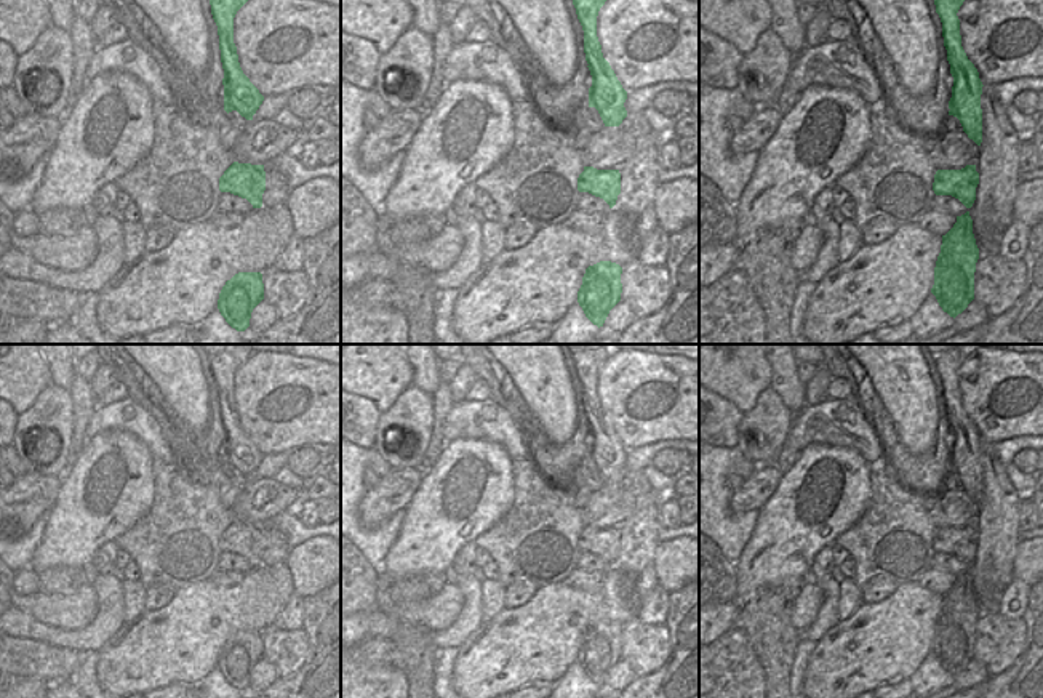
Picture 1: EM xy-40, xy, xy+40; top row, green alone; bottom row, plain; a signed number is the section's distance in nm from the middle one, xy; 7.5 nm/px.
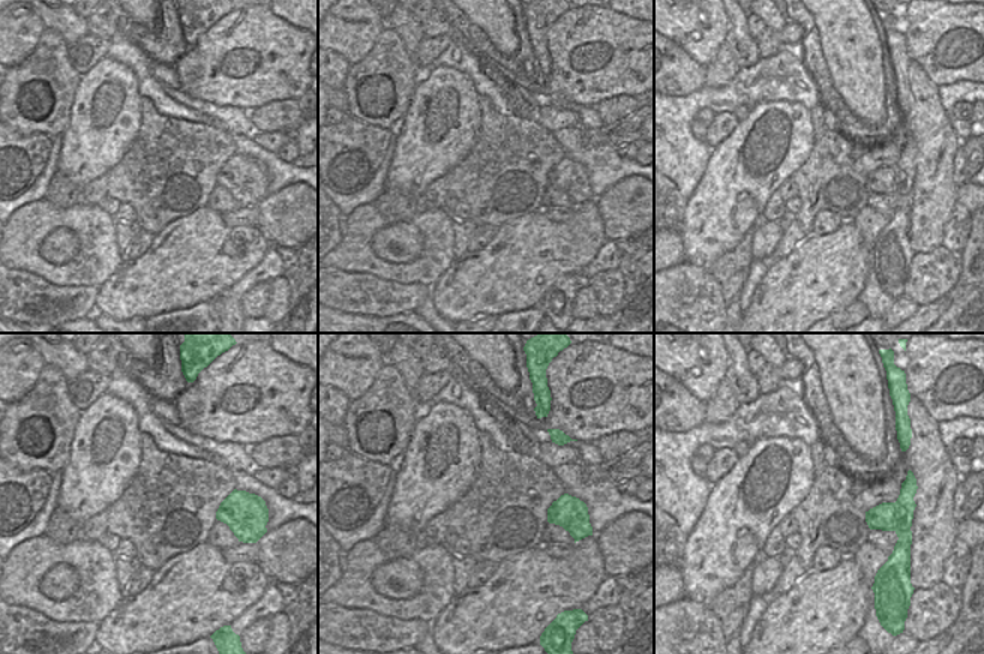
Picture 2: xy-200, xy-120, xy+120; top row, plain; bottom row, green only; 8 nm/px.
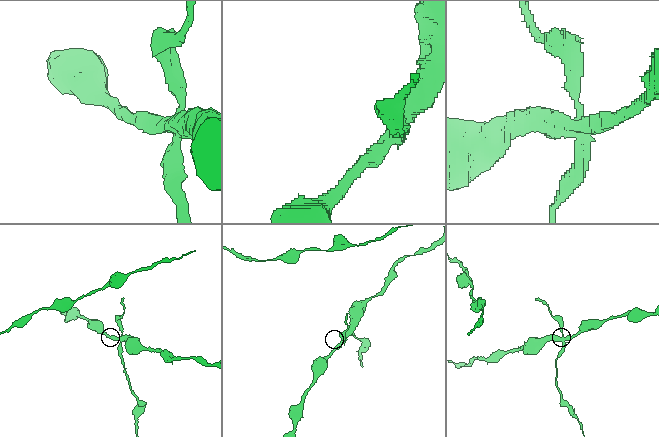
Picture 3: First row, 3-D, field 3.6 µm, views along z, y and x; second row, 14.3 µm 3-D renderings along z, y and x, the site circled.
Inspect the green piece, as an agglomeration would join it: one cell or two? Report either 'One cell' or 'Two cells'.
Two cells

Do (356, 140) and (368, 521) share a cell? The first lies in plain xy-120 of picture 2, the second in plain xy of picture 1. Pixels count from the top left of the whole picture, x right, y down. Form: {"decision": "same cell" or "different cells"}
{"decision": "same cell"}

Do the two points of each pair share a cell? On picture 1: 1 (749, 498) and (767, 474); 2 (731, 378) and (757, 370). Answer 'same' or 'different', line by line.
1: same
2: same

